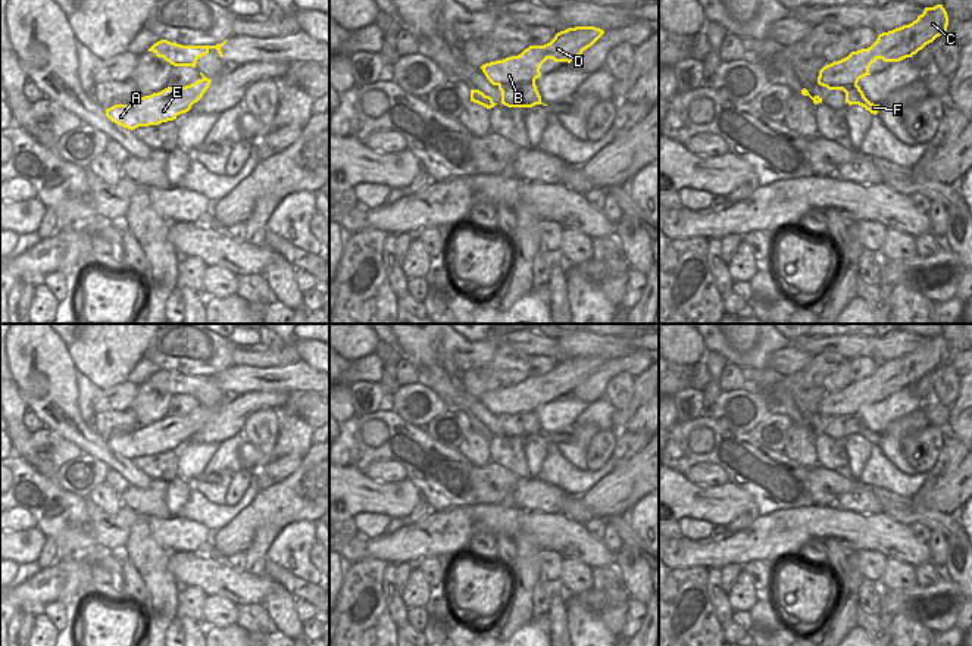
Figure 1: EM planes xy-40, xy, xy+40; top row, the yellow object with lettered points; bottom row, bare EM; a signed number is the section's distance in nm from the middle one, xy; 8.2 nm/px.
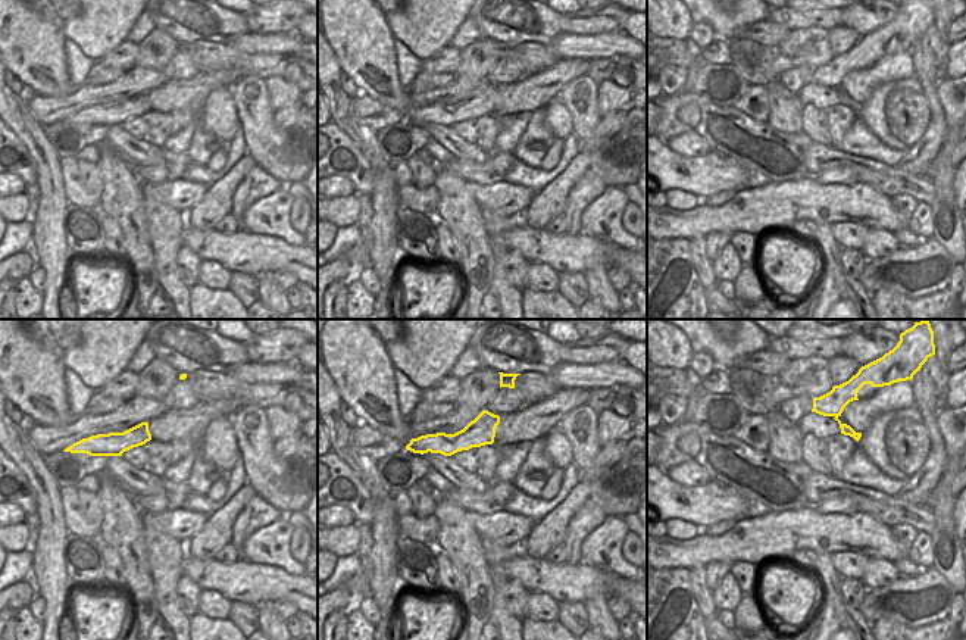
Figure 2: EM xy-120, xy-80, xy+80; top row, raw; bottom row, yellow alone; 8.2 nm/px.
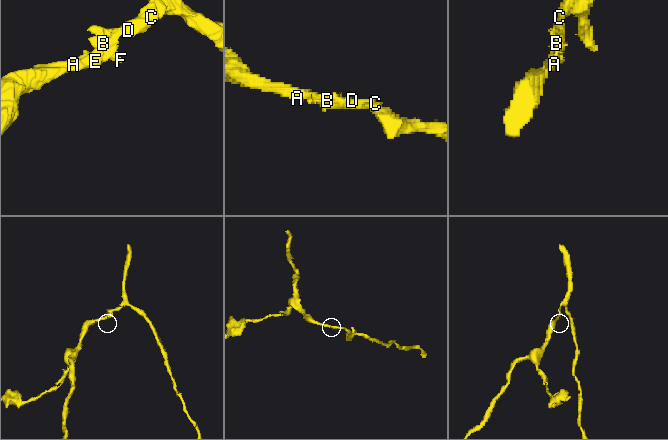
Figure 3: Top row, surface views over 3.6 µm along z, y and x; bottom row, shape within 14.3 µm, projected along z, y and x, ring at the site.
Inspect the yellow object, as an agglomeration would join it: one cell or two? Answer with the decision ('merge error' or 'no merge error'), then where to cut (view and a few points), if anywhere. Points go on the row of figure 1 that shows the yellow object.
no merge error | no cut

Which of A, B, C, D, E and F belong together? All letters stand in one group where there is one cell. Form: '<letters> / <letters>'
A B C D E F

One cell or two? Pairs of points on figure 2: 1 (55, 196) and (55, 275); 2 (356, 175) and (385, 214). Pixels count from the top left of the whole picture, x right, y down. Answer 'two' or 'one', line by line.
1: one
2: two

